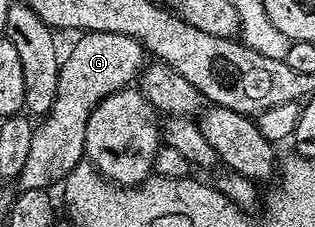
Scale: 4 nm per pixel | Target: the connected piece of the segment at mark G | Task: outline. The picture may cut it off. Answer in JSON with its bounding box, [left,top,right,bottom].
[16,31,148,191]

